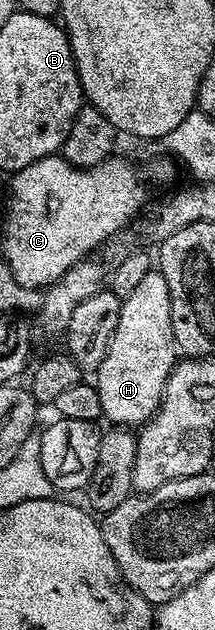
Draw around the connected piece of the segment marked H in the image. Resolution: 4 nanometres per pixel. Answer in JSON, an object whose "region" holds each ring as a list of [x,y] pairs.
{"region":[[[152,271],[149,275],[145,275],[145,279],[141,279],[137,291],[122,298],[120,322],[117,323],[108,353],[97,370],[95,378],[99,378],[94,378],[93,384],[101,395],[103,417],[111,420],[110,424],[115,427],[142,426],[159,410],[159,404],[163,402],[167,380],[171,378],[171,372],[175,370],[176,364],[177,346],[173,335],[169,283],[164,279],[162,273]]]}

